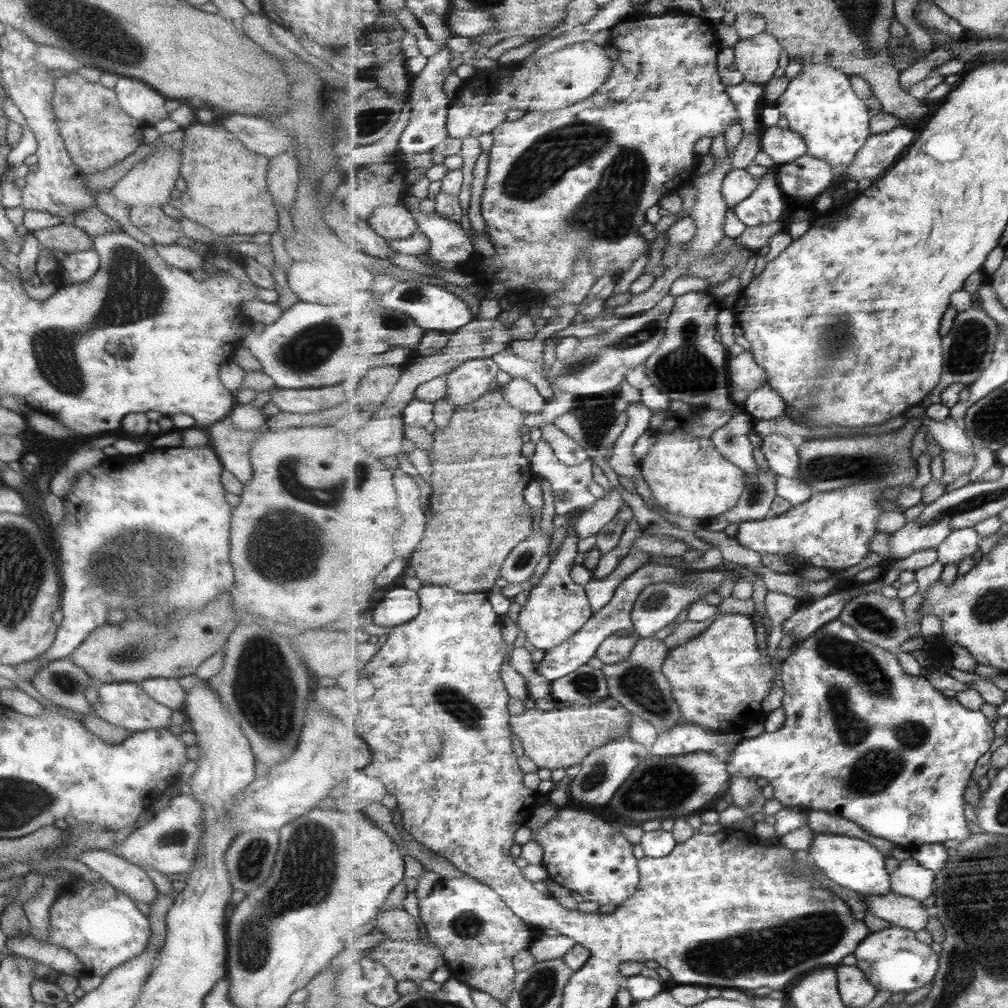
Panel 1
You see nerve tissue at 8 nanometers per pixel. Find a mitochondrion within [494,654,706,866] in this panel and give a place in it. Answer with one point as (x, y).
(665, 786)

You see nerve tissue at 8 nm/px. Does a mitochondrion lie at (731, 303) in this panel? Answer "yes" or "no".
no

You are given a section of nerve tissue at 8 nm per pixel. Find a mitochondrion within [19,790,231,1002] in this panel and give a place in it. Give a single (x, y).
(172, 837)

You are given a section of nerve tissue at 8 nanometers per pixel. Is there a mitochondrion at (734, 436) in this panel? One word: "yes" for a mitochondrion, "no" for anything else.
yes

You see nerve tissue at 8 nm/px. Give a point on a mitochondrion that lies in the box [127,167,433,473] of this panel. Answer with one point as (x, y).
(309, 349)

